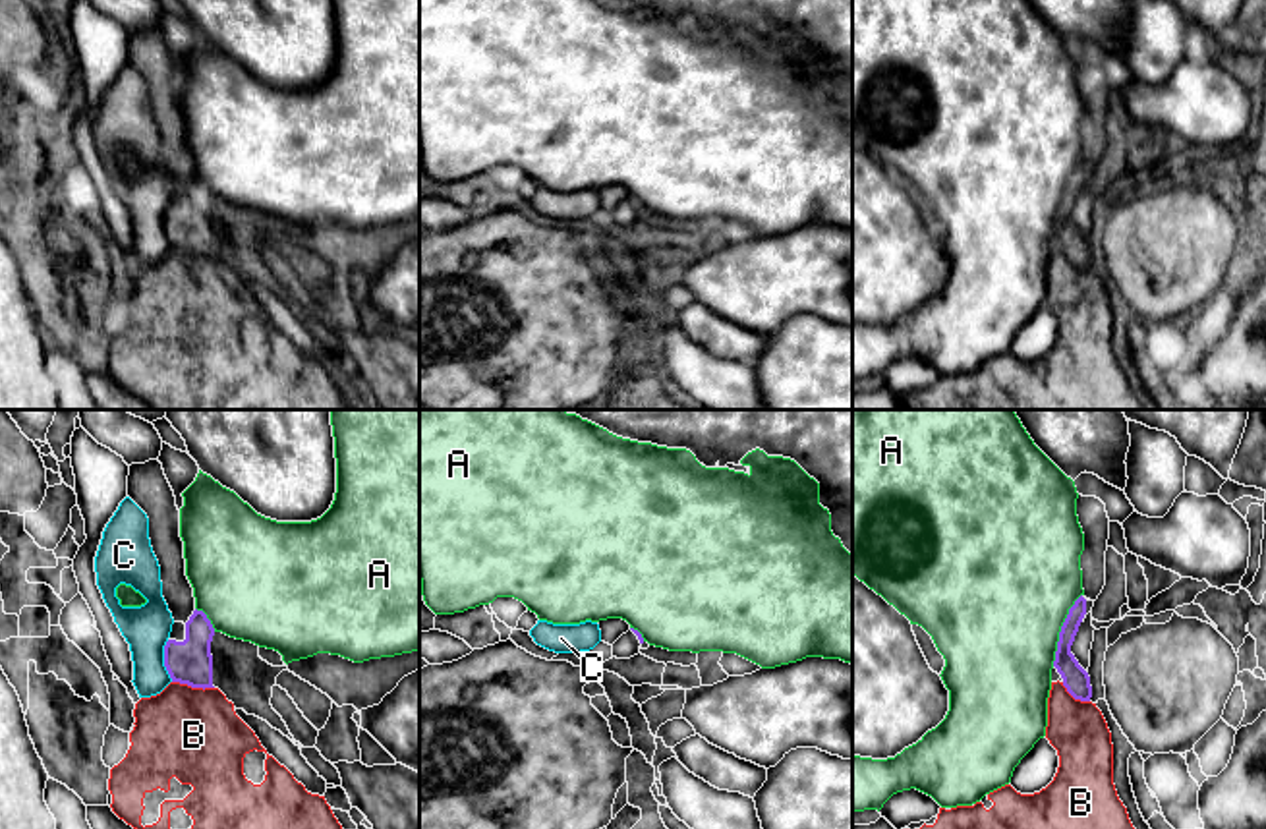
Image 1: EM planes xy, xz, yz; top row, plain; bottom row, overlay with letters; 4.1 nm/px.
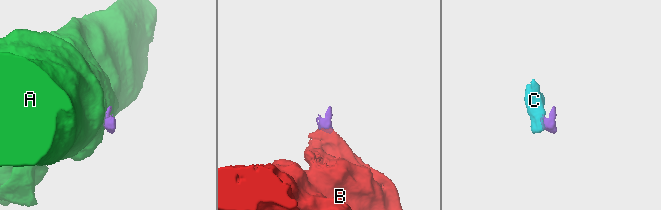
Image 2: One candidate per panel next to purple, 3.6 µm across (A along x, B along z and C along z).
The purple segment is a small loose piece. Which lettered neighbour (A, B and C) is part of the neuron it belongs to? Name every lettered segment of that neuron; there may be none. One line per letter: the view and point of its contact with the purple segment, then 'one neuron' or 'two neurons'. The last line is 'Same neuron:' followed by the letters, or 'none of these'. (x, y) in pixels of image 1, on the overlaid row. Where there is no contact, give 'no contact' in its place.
A: yz (1062, 630) | two neurons
B: xy (194, 686) | two neurons
C: xy (165, 661) | two neurons
Same neuron: none of these

